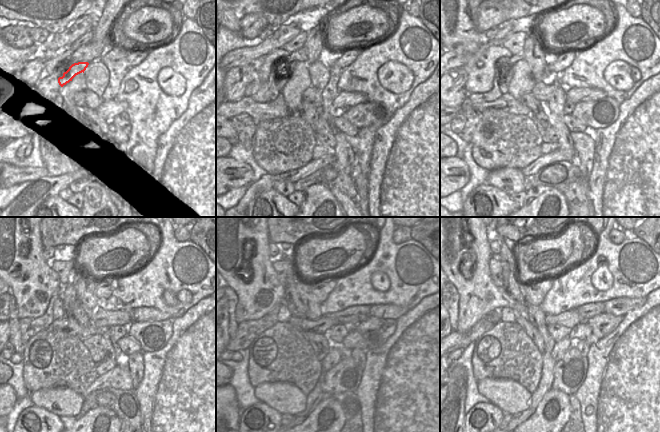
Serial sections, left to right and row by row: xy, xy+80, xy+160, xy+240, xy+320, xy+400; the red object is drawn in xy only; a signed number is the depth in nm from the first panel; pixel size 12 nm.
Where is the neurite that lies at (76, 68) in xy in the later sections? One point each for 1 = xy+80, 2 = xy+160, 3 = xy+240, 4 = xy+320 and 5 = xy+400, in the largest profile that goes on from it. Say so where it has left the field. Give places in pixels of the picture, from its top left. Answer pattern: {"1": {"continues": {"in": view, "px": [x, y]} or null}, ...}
{"1": {"continues": {"in": "xy+80", "px": [281, 80]}}, "2": {"continues": {"in": "xy+160", "px": [504, 82]}}, "3": {"continues": {"in": "xy+240", "px": [58, 312]}}, "4": {"continues": {"in": "xy+320", "px": [284, 314]}}, "5": {"continues": {"in": "xy+400", "px": [507, 314]}}}

